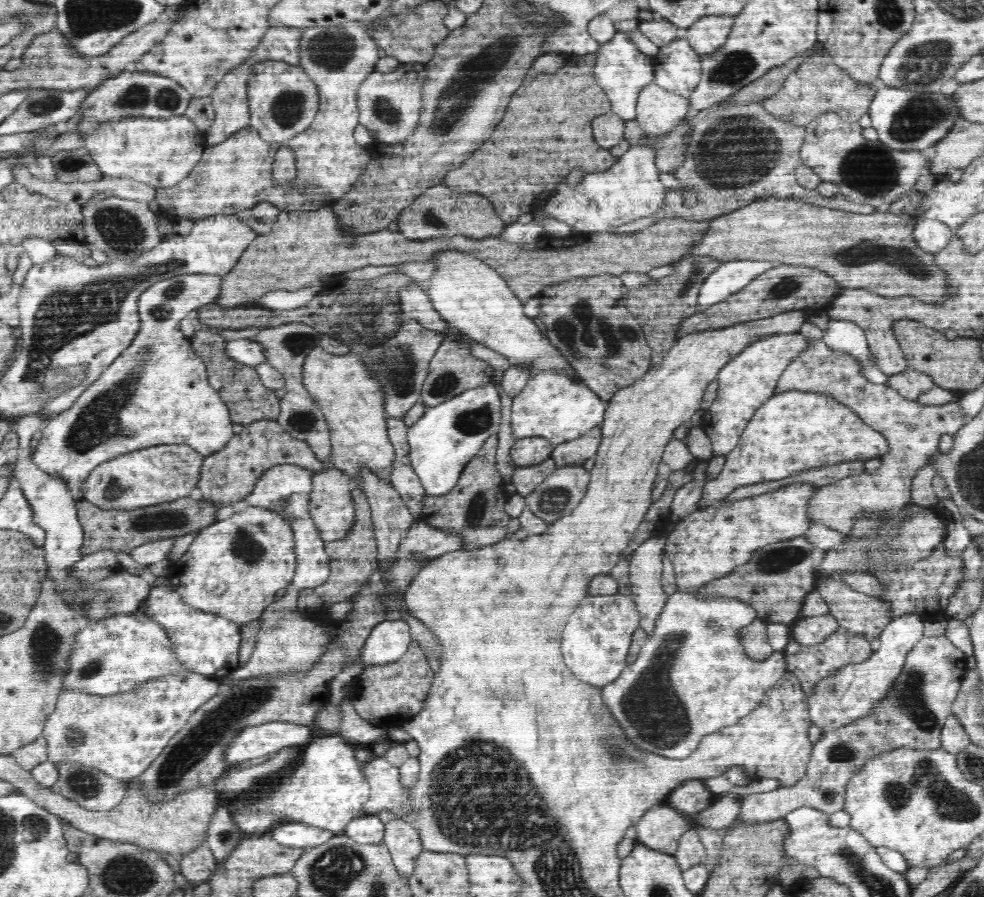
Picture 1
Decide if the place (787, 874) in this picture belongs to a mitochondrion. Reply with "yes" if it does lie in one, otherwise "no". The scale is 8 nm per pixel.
no

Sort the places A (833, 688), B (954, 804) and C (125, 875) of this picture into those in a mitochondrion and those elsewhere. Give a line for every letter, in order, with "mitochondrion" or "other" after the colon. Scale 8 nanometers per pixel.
A: mitochondrion
B: mitochondrion
C: mitochondrion

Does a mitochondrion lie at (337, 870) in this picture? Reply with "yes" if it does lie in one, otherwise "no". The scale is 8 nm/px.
yes

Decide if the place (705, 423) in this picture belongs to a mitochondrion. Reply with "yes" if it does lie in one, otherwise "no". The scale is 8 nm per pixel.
no

